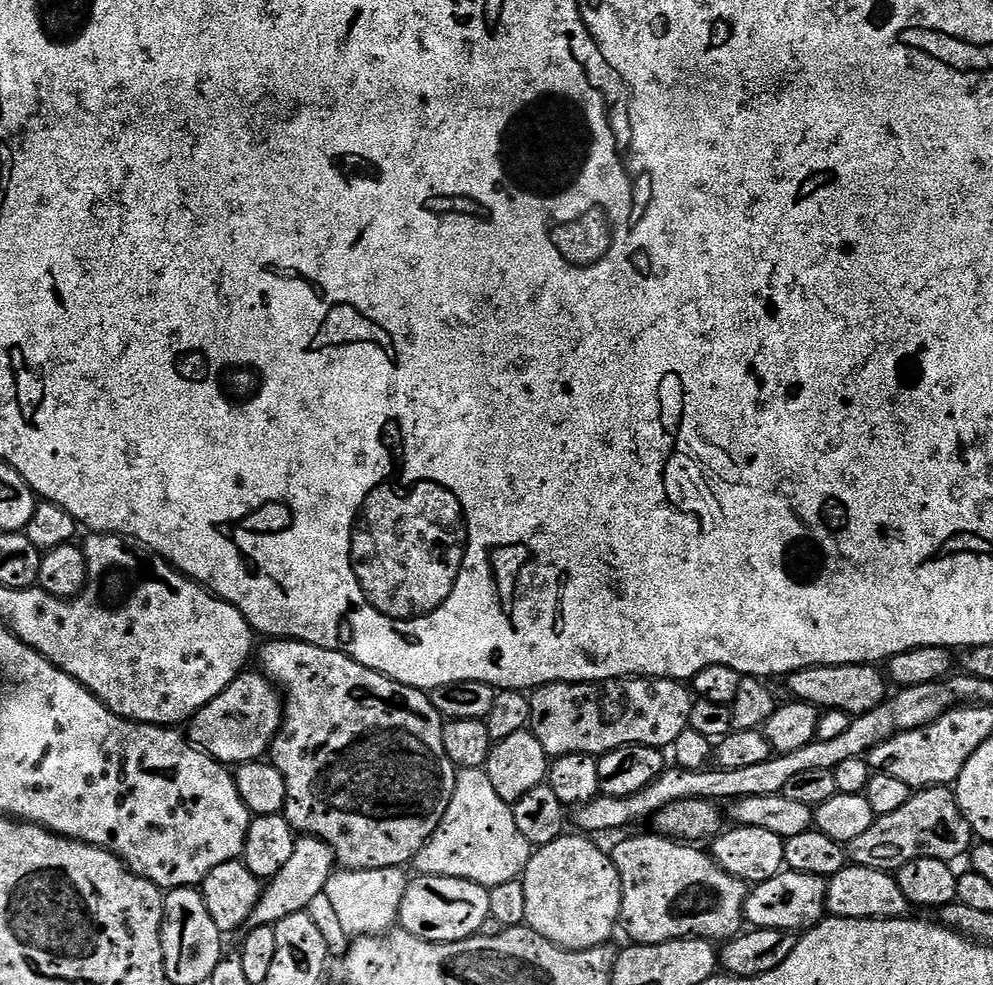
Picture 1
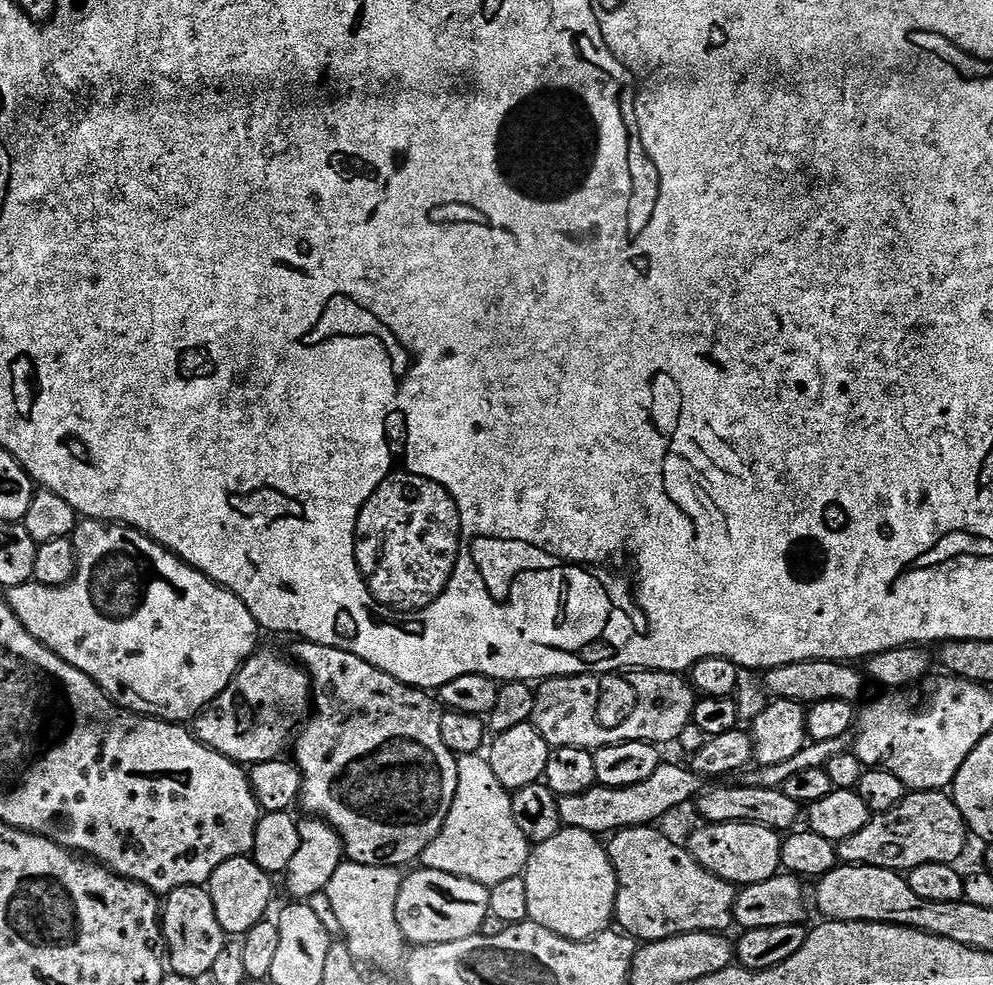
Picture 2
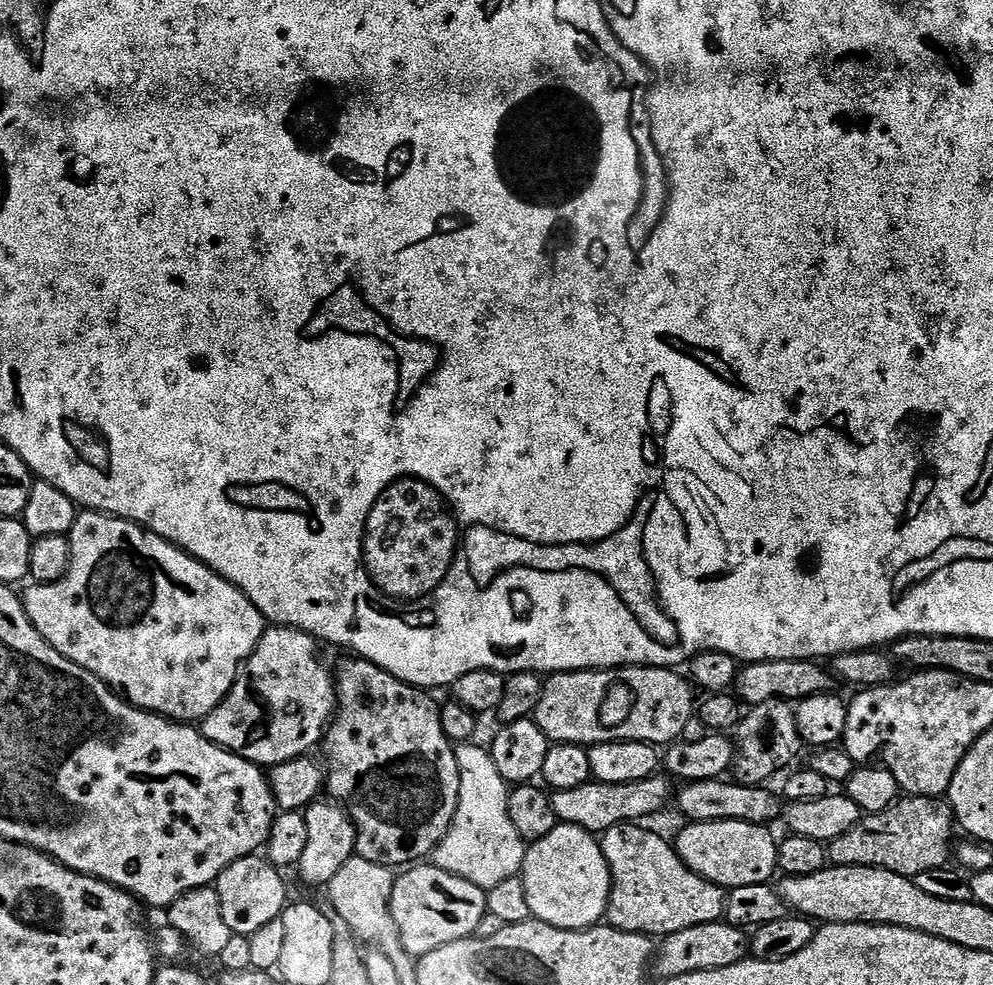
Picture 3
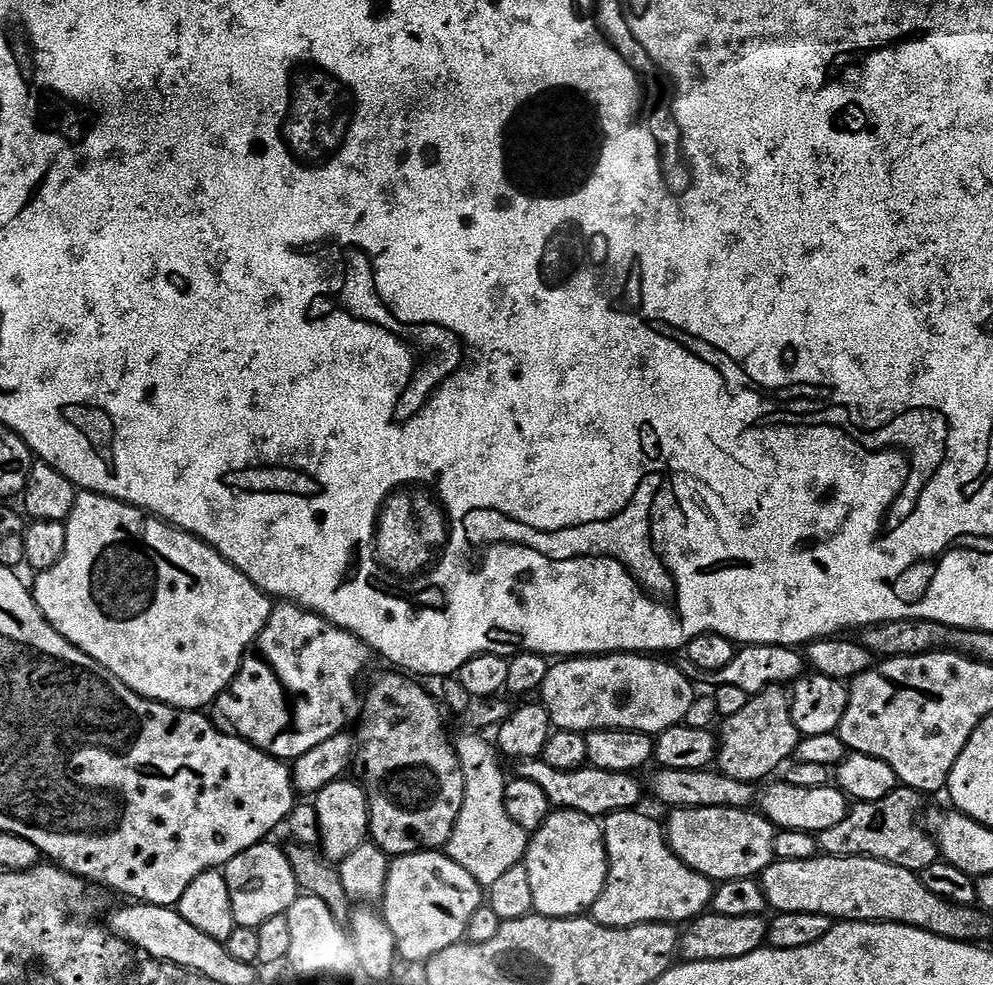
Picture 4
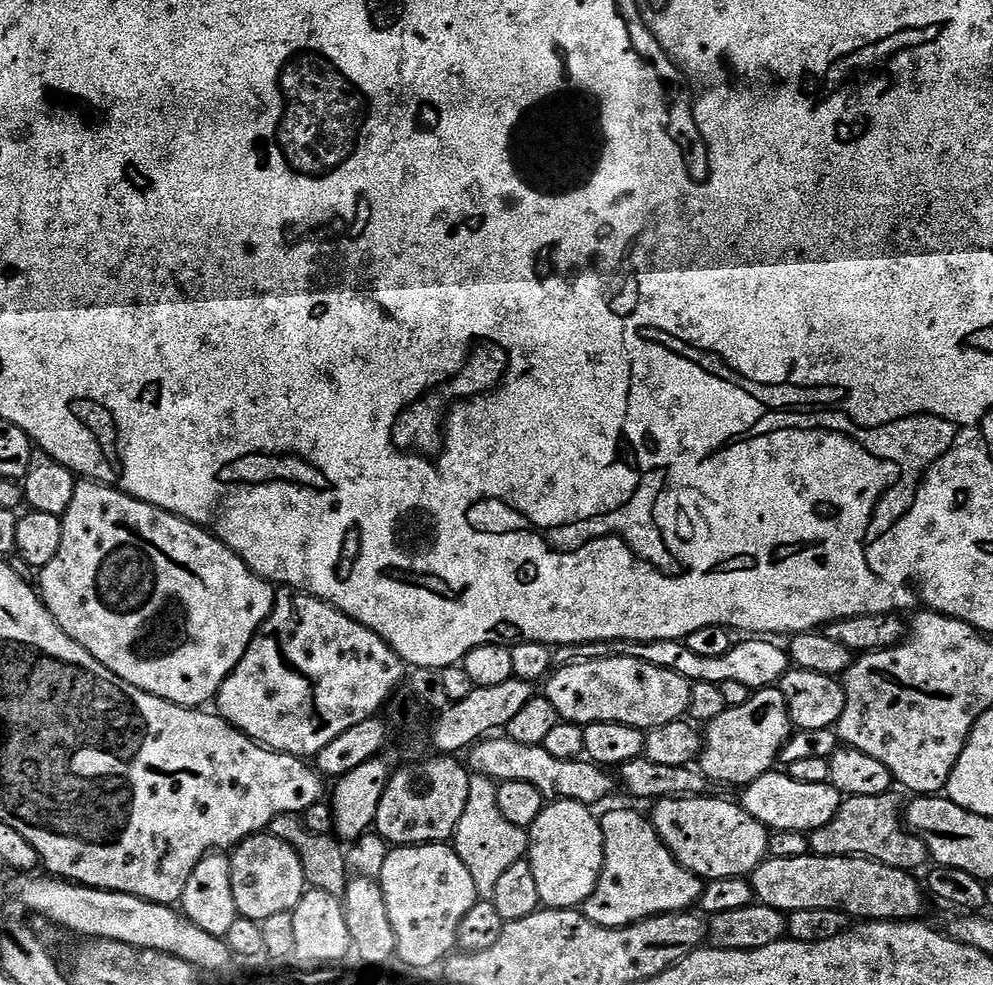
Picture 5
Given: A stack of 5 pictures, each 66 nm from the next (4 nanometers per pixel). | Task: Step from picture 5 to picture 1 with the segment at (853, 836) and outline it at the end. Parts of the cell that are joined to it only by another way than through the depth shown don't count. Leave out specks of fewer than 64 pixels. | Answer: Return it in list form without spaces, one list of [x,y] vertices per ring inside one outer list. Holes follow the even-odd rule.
[[[937,786],[917,791],[908,799],[906,806],[894,810],[894,814],[877,816],[870,830],[854,838],[854,842],[847,845],[846,851],[852,864],[895,873],[918,858],[956,862],[959,856],[969,855],[973,844],[972,827],[958,806],[955,791],[948,786]]]

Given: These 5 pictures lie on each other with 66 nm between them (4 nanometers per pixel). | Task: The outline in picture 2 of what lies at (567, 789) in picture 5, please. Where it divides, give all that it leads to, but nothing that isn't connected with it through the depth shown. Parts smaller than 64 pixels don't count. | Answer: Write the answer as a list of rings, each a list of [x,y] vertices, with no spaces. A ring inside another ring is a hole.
[[[662,762],[646,782],[621,788],[601,788],[586,790],[582,794],[561,796],[560,822],[563,827],[586,830],[593,834],[608,832],[615,834],[622,828],[642,828],[655,825],[667,812],[680,808],[683,804],[691,805],[702,791],[702,778],[691,767]]]

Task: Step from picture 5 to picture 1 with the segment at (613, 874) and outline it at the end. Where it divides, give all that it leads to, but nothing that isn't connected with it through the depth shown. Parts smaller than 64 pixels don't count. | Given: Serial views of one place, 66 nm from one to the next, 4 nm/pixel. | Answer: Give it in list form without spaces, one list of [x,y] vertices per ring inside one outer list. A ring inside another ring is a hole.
[[[651,834],[652,836],[628,836],[625,840],[620,840],[616,844],[616,849],[611,849],[612,864],[618,870],[620,875],[620,885],[622,886],[622,906],[620,907],[620,919],[622,928],[628,931],[629,941],[638,944],[661,944],[662,942],[670,942],[671,940],[684,940],[687,936],[700,936],[703,940],[711,940],[713,942],[727,942],[733,936],[739,936],[745,927],[744,904],[748,900],[750,891],[749,885],[743,880],[734,878],[729,872],[724,872],[720,865],[712,859],[707,851],[699,852],[699,847],[693,846],[688,842],[677,842],[667,836],[659,834]]]

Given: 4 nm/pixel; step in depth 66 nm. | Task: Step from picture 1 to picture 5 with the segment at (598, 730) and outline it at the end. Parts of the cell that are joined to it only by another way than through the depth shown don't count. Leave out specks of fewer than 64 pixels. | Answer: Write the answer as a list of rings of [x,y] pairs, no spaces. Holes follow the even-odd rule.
[[[610,656],[607,660],[582,660],[557,667],[547,677],[542,692],[561,721],[581,726],[618,722],[622,726],[651,730],[688,716],[692,685],[691,680],[650,666],[650,662],[629,656]]]

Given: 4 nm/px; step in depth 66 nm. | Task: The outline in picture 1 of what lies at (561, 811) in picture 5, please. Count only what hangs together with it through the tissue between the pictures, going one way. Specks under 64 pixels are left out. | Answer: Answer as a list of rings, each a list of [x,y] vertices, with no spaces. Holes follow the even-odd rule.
[[[565,834],[554,842],[539,845],[524,869],[523,882],[526,890],[526,924],[544,938],[554,942],[559,948],[569,948],[572,952],[585,952],[587,948],[607,945],[612,931],[621,923],[622,886],[620,875],[612,864],[612,857],[596,844],[591,844],[584,834]]]

